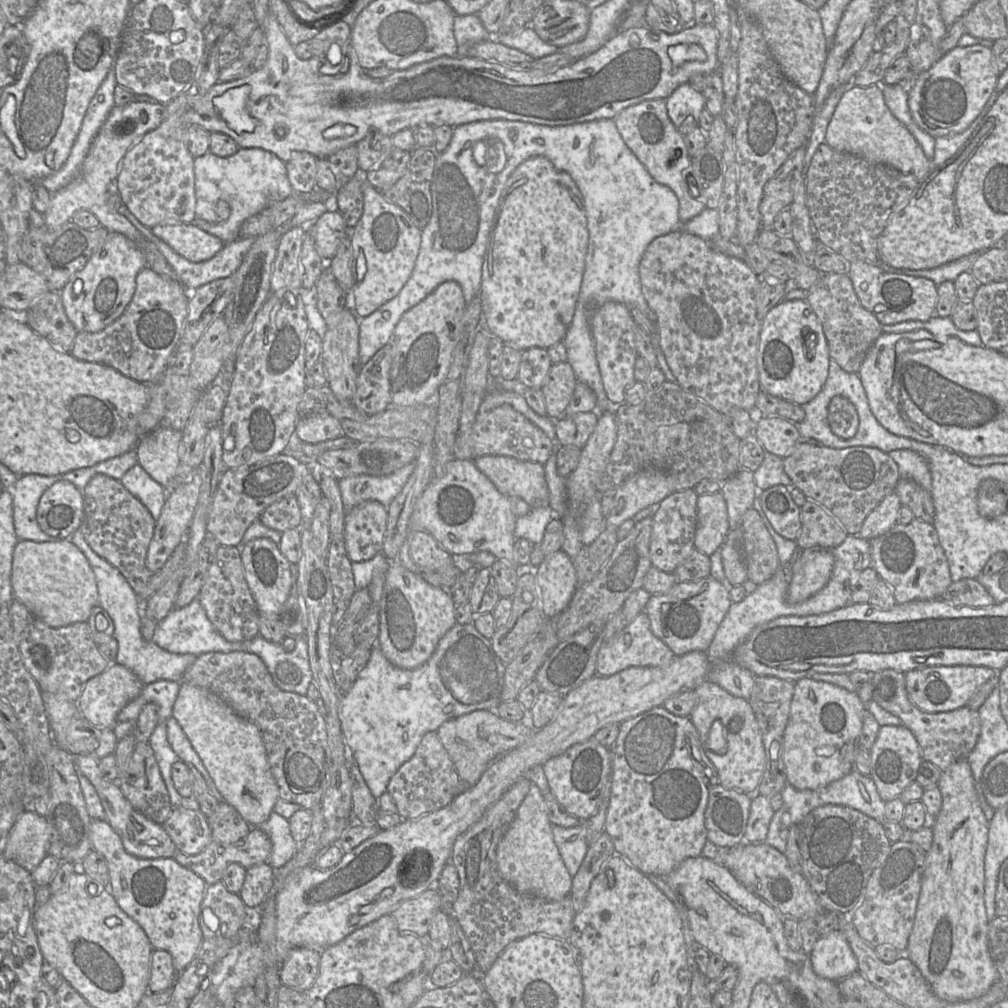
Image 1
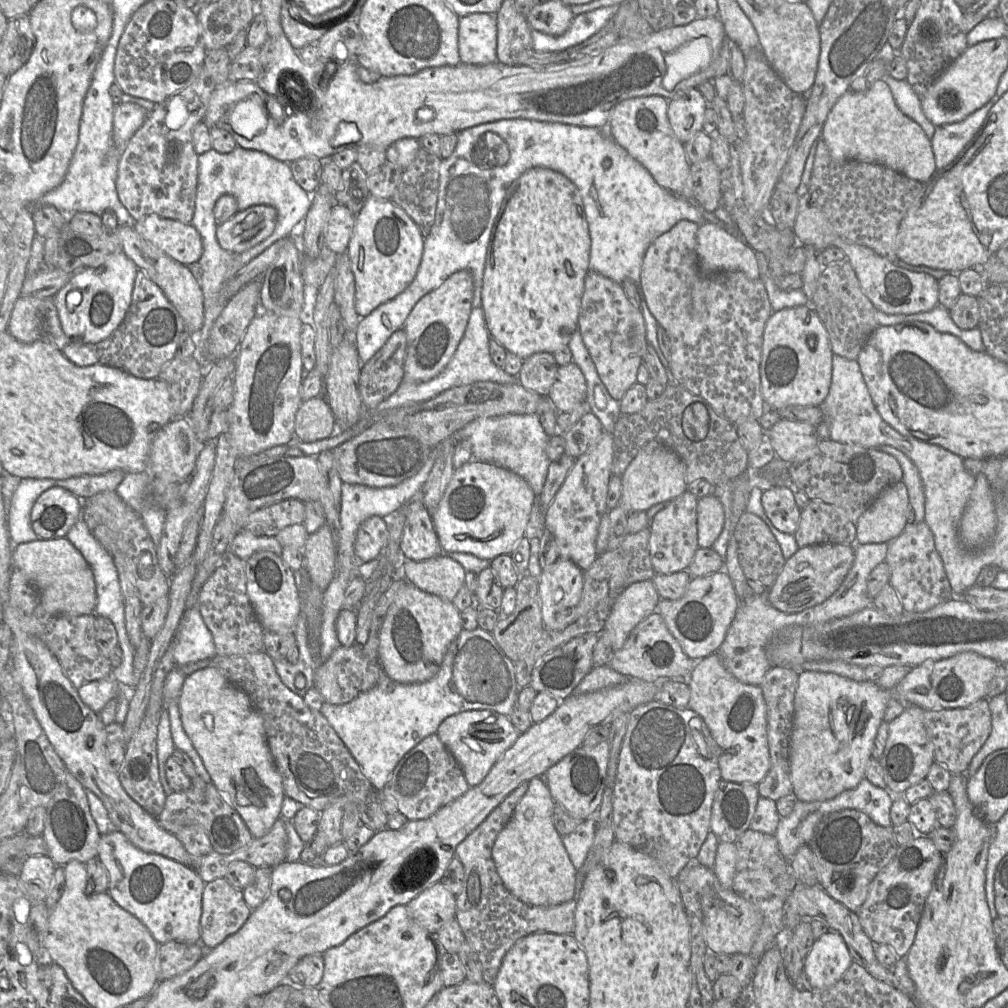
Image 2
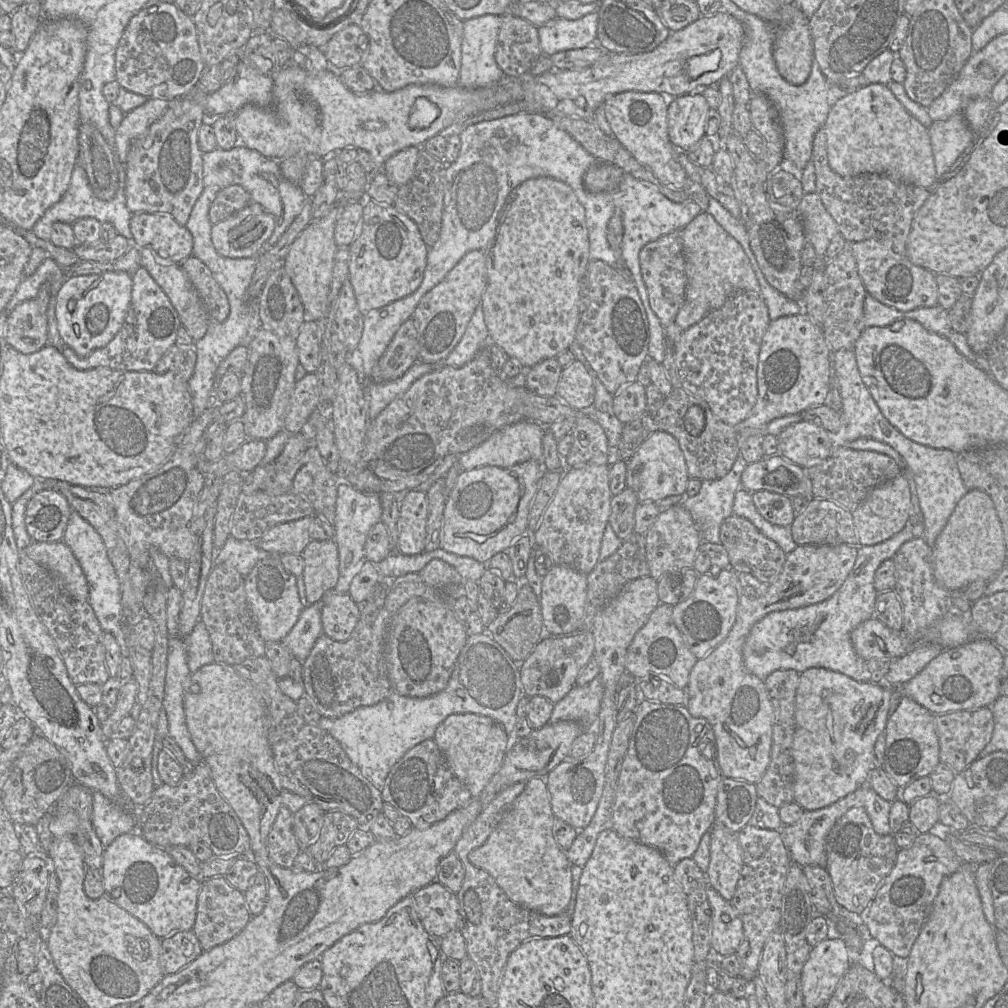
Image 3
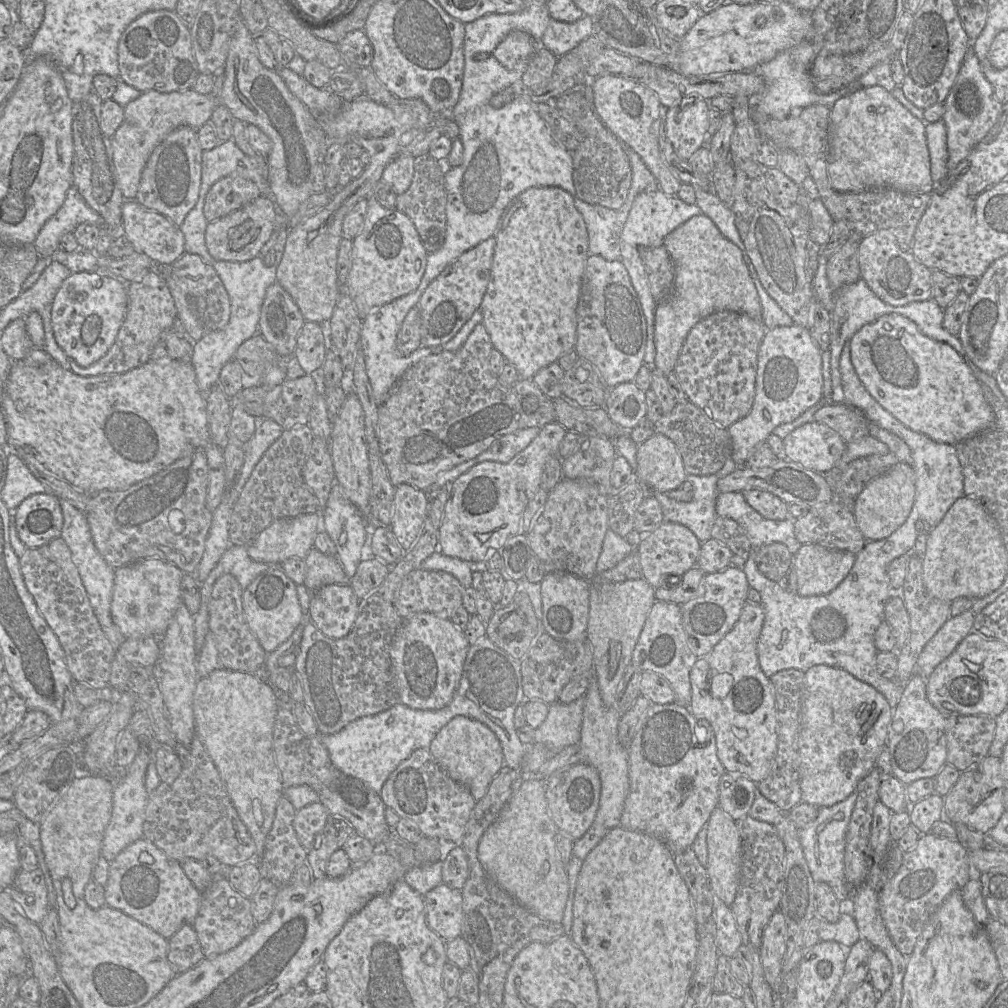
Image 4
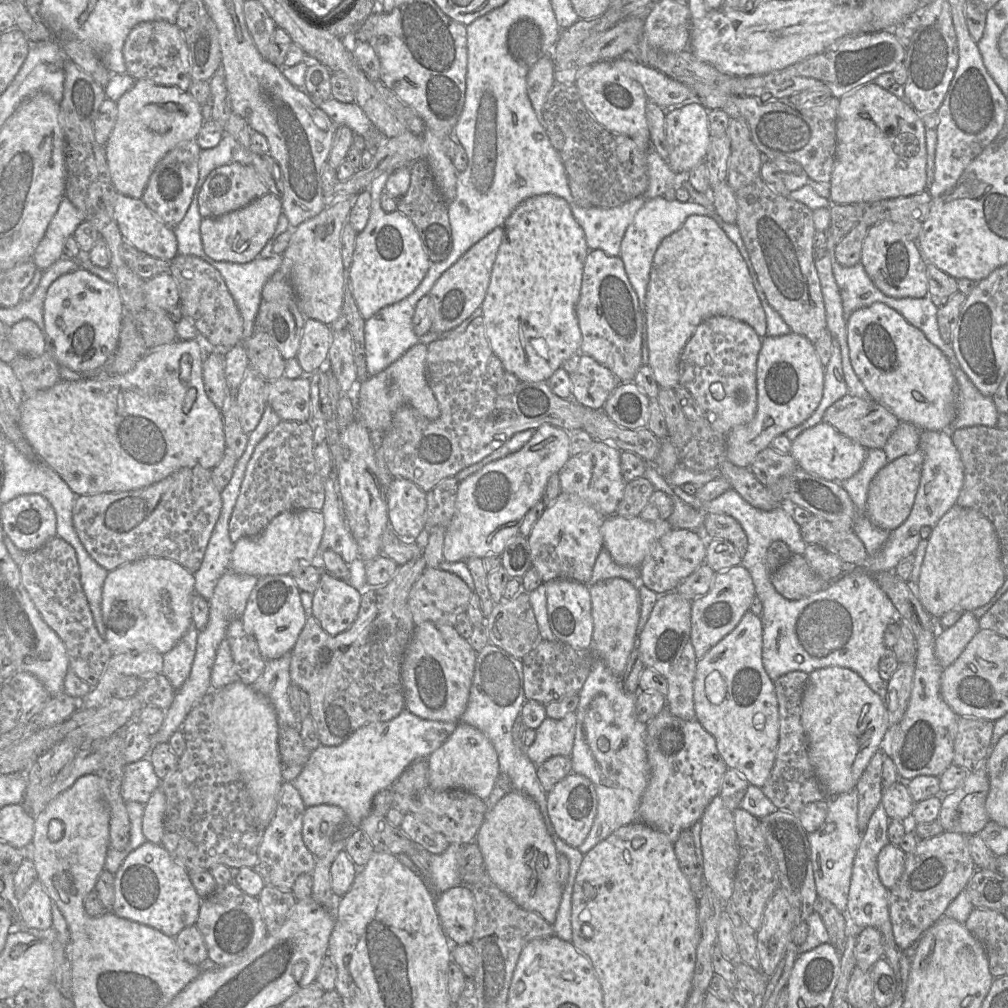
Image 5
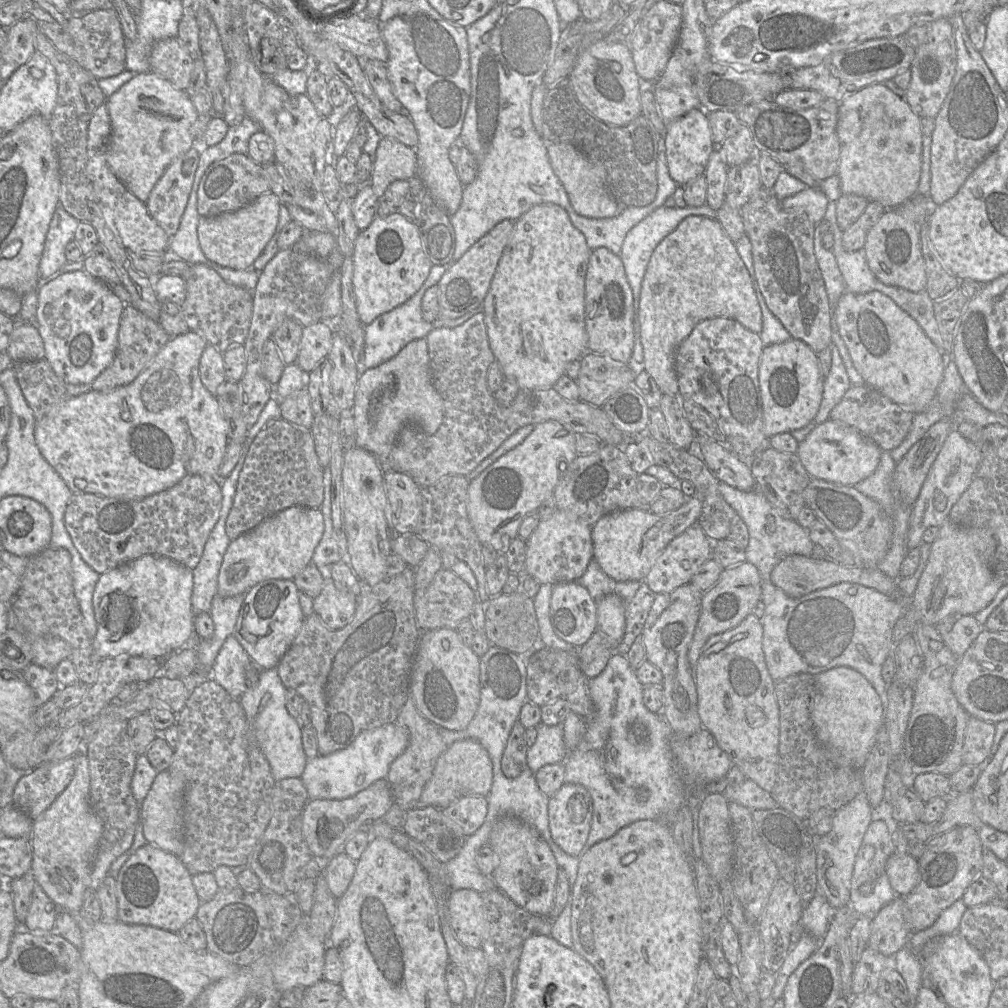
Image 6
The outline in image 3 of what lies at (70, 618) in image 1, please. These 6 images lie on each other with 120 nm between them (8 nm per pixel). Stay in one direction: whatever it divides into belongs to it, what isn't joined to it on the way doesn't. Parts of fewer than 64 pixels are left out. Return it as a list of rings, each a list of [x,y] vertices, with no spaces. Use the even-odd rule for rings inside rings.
[[[62,540],[58,542],[33,541],[20,552],[48,569],[70,597],[79,601],[88,601],[87,579],[71,549]]]

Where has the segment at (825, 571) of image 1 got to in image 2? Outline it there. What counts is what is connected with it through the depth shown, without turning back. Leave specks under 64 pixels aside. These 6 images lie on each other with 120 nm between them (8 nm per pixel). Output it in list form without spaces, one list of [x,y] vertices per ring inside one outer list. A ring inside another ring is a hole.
[[[823,543],[800,547],[785,560],[775,582],[767,589],[768,601],[785,613],[801,612],[820,604],[837,590],[854,559],[854,545]]]

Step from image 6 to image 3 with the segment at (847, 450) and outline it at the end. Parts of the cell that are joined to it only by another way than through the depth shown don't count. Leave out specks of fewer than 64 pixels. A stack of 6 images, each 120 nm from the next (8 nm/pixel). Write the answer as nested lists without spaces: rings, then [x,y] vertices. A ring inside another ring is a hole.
[[[807,420],[790,424],[777,440],[779,453],[801,467],[821,463],[834,448],[834,437],[823,427]]]

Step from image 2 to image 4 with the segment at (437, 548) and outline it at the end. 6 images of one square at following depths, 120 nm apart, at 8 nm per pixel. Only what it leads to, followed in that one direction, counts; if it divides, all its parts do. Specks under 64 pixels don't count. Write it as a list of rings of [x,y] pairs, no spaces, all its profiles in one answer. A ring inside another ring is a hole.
[[[410,484],[395,489],[390,529],[399,545],[409,550],[415,543],[428,517],[429,496]]]

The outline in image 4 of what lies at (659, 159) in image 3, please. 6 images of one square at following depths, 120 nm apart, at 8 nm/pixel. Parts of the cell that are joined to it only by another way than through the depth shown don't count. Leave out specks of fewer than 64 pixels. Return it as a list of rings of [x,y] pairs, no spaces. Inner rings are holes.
[[[614,75],[593,79],[591,87],[594,95],[594,111],[598,118],[626,147],[631,148],[640,156],[664,194],[677,196],[682,183],[669,171],[658,146],[659,118],[664,107],[657,94],[639,82]]]

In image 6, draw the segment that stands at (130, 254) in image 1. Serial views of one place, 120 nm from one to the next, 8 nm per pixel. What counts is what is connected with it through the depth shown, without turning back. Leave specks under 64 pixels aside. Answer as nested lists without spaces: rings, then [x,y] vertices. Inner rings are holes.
[[[84,270],[65,272],[60,274],[55,274],[50,279],[40,279],[38,288],[38,305],[36,313],[36,324],[39,333],[43,339],[45,359],[49,362],[54,372],[59,378],[63,380],[66,384],[90,384],[94,379],[100,375],[110,364],[113,362],[116,355],[116,349],[118,347],[118,331],[120,326],[120,317],[124,309],[125,304],[122,300],[117,297],[112,289],[106,285],[104,282],[92,277]],[[98,304],[101,304],[102,309],[99,316],[94,316],[92,310]]]

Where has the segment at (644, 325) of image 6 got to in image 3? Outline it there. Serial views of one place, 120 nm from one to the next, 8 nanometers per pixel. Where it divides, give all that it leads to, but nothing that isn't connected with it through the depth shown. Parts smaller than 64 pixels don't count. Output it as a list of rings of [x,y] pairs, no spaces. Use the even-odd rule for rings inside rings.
[[[701,212],[682,230],[683,255],[687,285],[685,299],[681,305],[673,324],[682,331],[698,323],[707,314],[720,308],[725,301],[734,294],[746,291],[760,293],[760,285],[751,263],[742,246],[729,235],[707,212]]]

